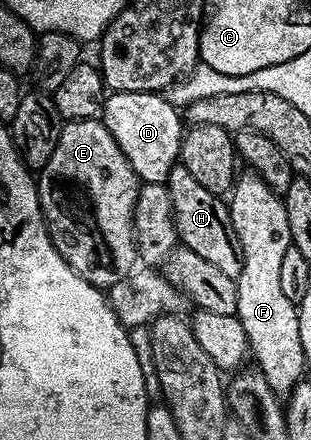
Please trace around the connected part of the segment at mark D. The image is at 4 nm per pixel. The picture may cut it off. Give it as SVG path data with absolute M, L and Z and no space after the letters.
M111 92L108 93L103 103L101 120L109 128L113 140L117 140L121 152L125 152L133 172L137 172L140 183L166 183L169 172L179 162L179 149L185 133L184 119L172 102L168 102L166 97L159 92L150 94L145 92Z

